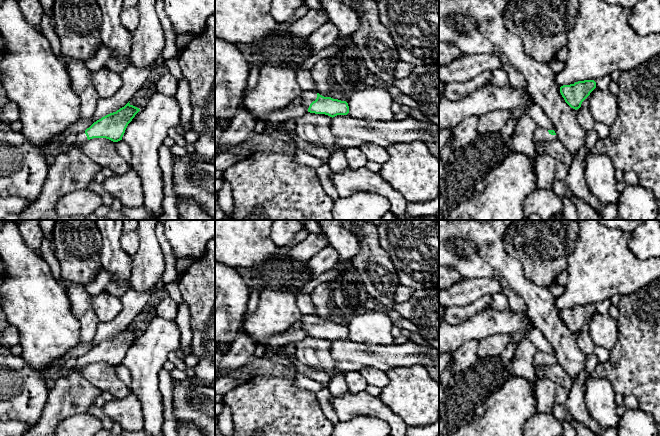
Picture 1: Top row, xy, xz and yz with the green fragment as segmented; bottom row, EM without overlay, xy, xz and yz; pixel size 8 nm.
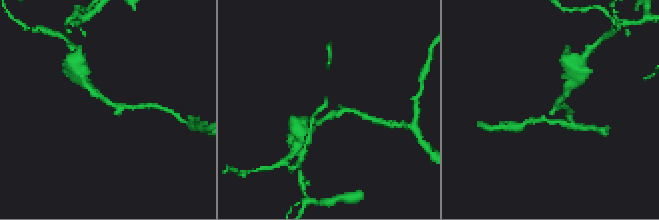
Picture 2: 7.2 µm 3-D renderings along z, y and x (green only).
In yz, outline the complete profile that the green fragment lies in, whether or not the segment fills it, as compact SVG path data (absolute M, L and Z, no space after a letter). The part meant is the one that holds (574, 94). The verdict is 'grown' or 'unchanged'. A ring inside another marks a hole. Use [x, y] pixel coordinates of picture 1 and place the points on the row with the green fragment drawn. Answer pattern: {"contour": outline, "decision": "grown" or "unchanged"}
{"contour": "M584 80L561 86L560 93L565 102L571 108L577 110L595 88L596 82L594 80Z", "decision": "unchanged"}

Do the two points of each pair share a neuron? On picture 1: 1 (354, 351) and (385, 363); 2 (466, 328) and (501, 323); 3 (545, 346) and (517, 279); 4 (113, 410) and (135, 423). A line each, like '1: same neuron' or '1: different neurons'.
1: same neuron
2: same neuron
3: different neurons
4: same neuron

